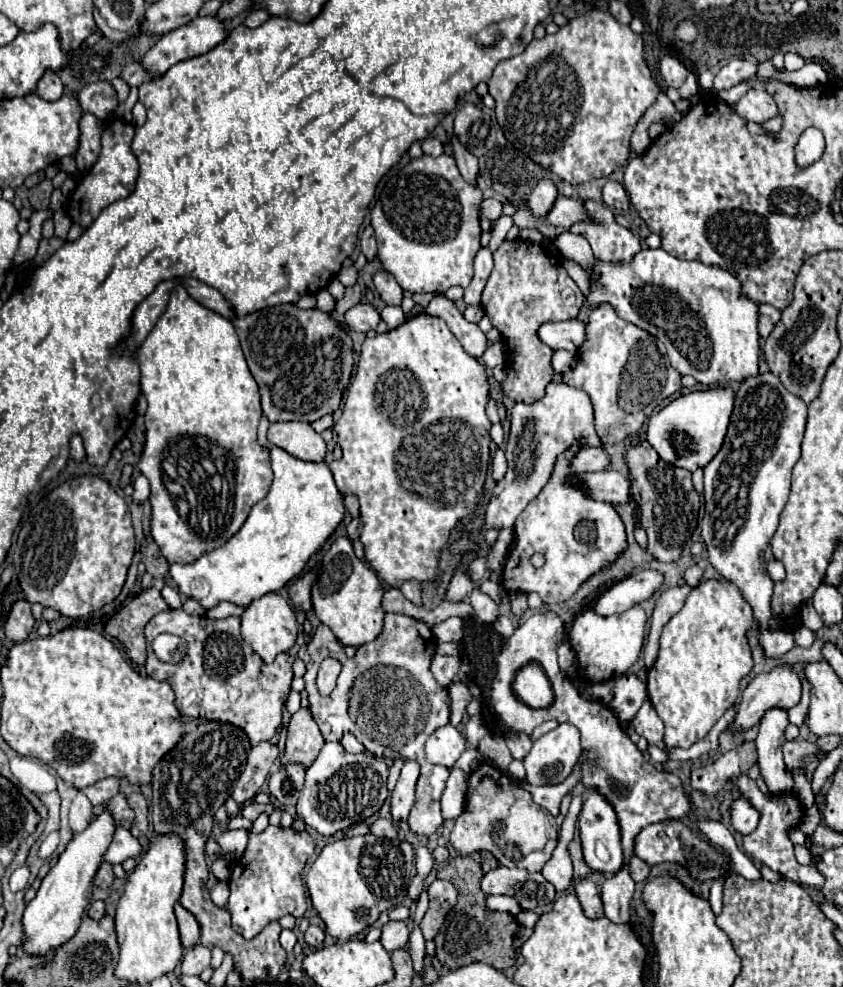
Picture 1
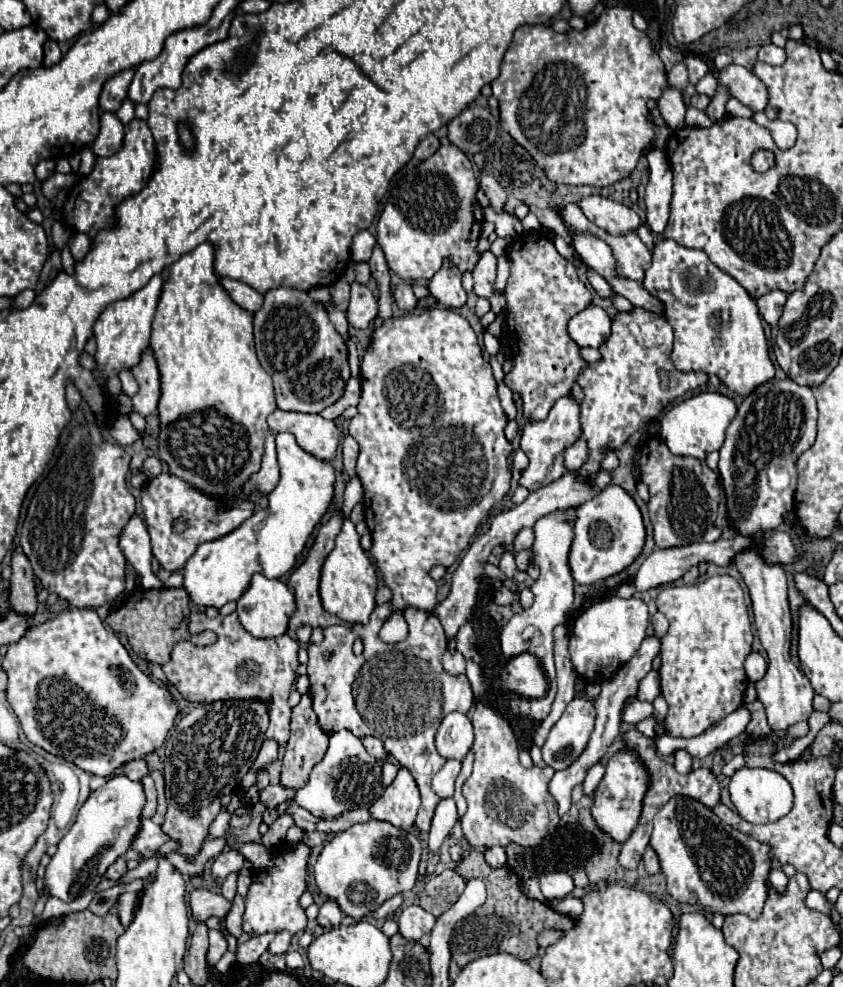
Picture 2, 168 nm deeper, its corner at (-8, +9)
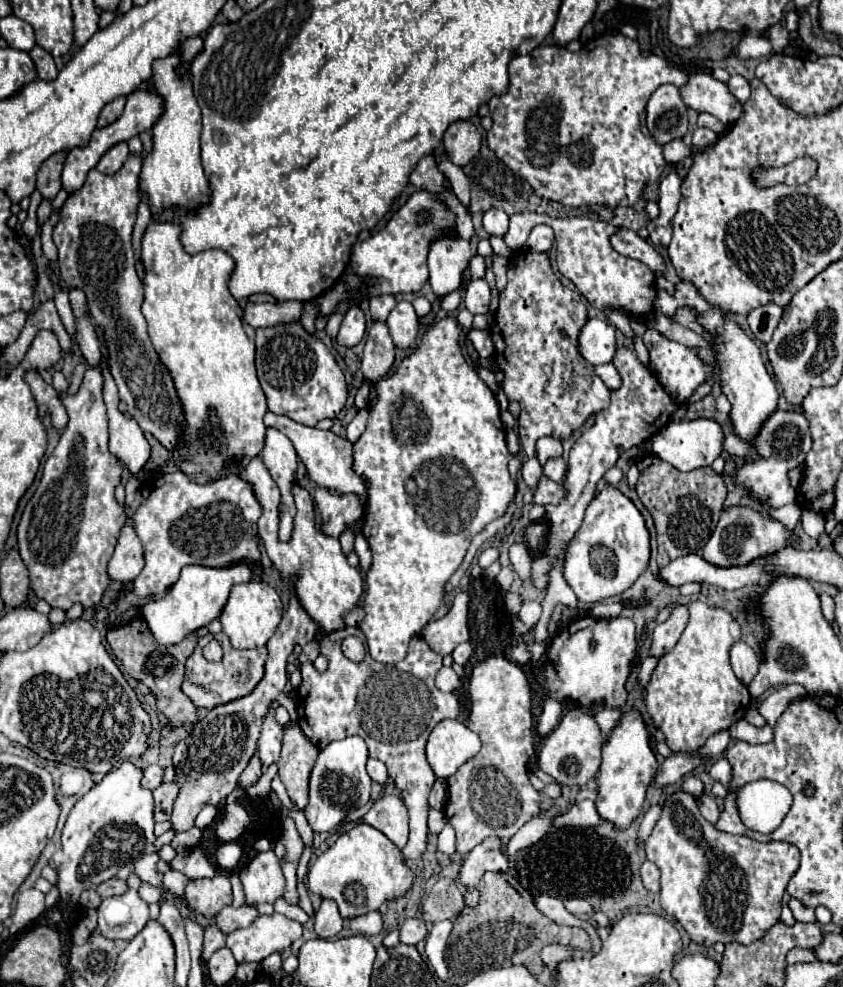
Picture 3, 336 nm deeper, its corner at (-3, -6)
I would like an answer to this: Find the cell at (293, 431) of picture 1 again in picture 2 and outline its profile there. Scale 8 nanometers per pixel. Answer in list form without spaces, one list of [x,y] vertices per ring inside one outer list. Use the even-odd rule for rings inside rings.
[[[276,408],[268,416],[268,426],[274,432],[292,432],[298,446],[318,460],[332,462],[336,458],[338,428],[332,420],[326,420],[320,414],[284,412]]]

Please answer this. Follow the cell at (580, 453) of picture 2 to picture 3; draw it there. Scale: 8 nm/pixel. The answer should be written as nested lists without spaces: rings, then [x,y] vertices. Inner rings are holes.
[[[557,457],[557,459],[549,459],[547,465],[543,467],[543,473],[553,479],[555,483],[561,483],[565,479],[565,473],[567,473],[567,461],[563,457]]]

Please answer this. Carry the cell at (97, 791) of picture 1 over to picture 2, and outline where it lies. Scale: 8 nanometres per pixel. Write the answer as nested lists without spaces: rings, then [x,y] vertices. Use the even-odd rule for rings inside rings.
[[[132,760],[120,766],[116,772],[124,772],[124,776],[128,776],[130,780],[142,780],[144,776],[148,776],[148,764],[146,760]]]

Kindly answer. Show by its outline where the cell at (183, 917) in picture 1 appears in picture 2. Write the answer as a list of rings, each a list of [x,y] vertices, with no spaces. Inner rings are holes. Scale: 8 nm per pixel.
[[[194,890],[190,894],[190,910],[198,922],[206,922],[210,916],[224,918],[232,908],[232,902],[212,890]]]

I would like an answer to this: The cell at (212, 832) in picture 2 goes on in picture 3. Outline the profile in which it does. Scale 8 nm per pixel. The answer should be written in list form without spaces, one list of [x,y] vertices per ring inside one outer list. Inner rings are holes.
[[[195,847],[193,851],[185,853],[185,855],[177,855],[171,863],[171,867],[175,871],[185,873],[189,879],[201,879],[201,877],[213,877],[215,869],[211,867],[211,863],[205,857],[205,851],[201,847]]]

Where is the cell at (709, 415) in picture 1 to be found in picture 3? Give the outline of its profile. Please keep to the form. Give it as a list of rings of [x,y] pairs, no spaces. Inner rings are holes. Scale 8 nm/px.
[[[693,419],[693,421],[671,421],[659,433],[653,435],[653,453],[663,461],[671,463],[679,471],[693,471],[711,465],[723,451],[723,429],[713,419]]]

